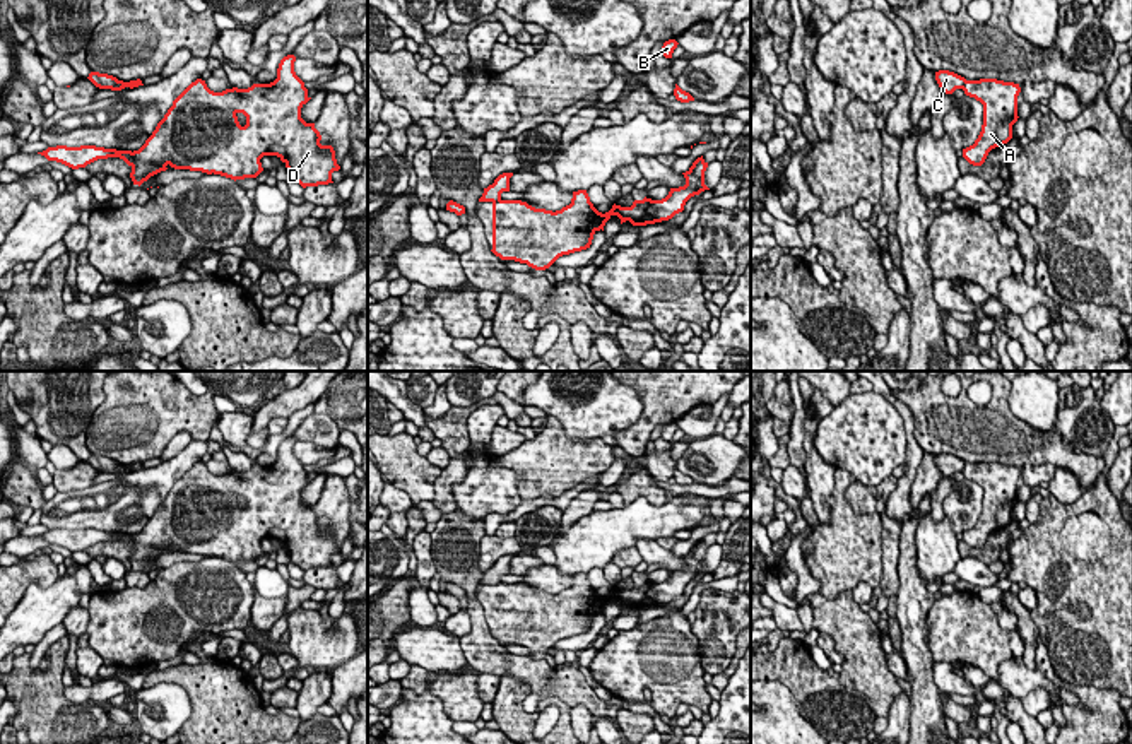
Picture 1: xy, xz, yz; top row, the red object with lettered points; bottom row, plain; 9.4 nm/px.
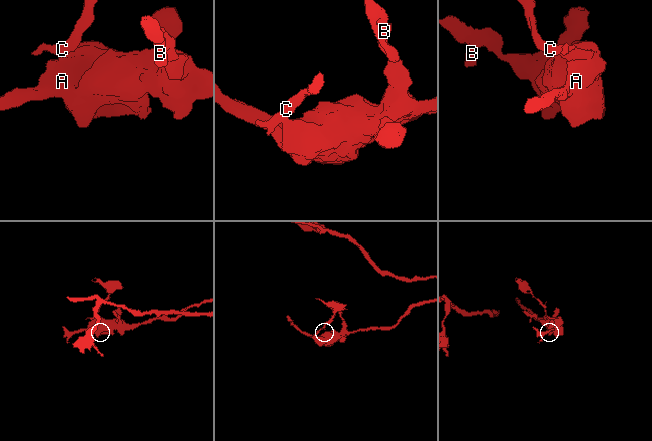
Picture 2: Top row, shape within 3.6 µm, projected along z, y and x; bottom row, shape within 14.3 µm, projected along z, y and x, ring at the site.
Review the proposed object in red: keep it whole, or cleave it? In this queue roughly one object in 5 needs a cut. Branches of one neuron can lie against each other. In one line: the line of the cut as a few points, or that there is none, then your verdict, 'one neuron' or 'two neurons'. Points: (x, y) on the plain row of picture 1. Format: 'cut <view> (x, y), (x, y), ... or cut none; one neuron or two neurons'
cut none; one neuron

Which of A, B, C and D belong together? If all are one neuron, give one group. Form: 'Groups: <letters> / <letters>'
Groups: A B C D

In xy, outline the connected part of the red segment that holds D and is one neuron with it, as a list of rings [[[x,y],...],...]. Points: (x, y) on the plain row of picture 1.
[[[294,438],[284,440],[274,465],[248,472],[214,475],[197,462],[173,484],[139,534],[56,528],[38,537],[72,552],[120,540],[132,551],[130,561],[139,570],[168,547],[234,564],[256,561],[263,554],[263,539],[277,539],[303,571],[333,566],[332,556],[340,549],[333,530],[320,527],[315,506],[301,501],[301,491],[311,481],[294,455],[294,445]]]

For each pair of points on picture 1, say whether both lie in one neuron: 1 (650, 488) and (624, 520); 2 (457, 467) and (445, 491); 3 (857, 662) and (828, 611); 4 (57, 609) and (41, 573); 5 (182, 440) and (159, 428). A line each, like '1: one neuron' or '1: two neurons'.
1: two neurons
2: one neuron
3: one neuron
4: two neurons
5: two neurons

